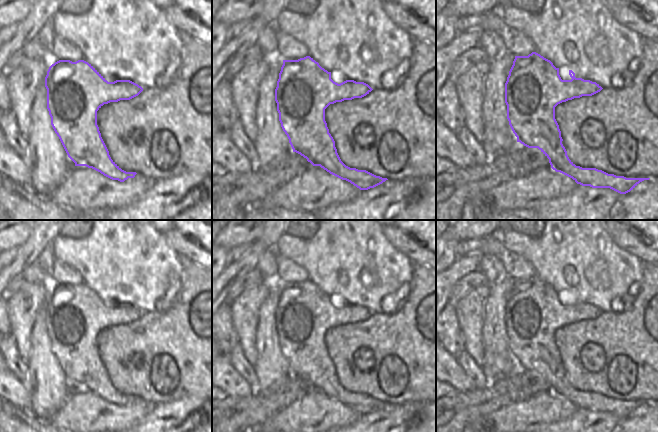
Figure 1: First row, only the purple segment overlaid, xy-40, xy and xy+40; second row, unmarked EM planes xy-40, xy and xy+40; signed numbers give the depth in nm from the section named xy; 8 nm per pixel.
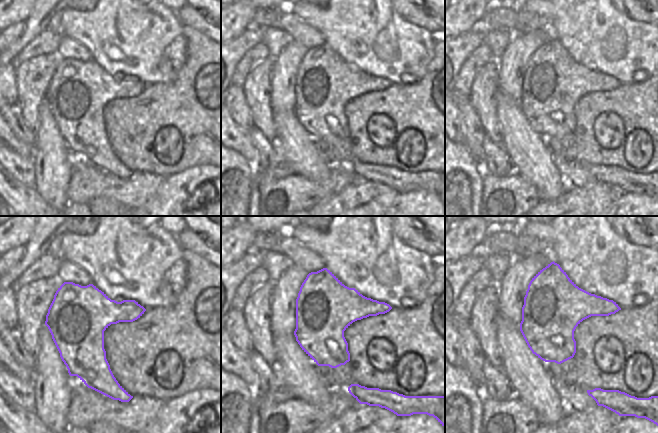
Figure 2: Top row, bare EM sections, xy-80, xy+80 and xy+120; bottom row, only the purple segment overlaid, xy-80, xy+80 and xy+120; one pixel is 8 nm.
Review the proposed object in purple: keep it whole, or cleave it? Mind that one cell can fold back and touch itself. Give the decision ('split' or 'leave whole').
leave whole

